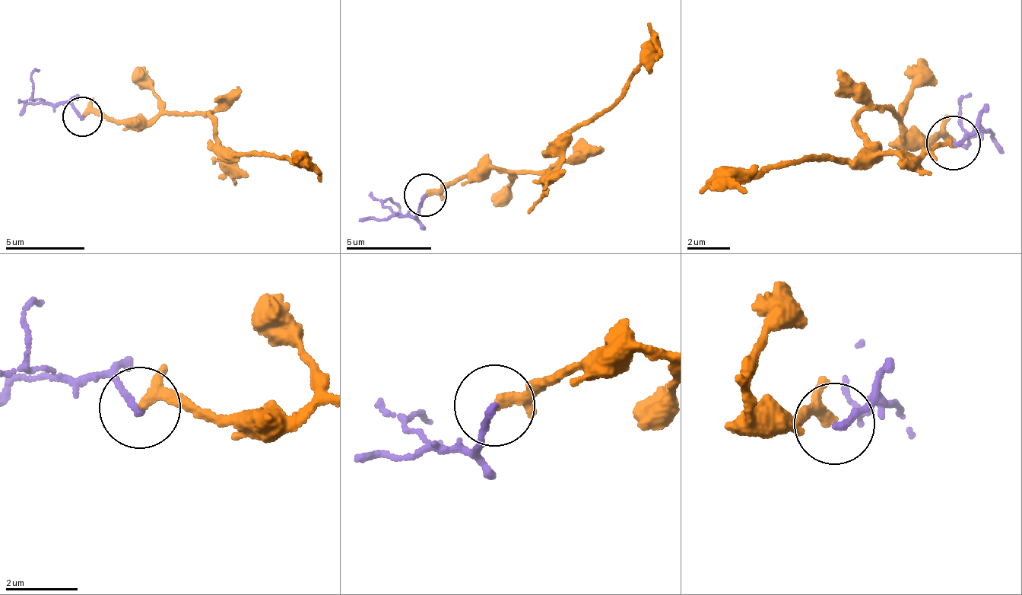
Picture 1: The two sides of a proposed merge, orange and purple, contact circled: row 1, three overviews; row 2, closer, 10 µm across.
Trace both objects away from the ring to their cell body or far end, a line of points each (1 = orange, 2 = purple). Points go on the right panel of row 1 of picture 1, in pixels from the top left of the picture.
1: (954, 143), (909, 135), (878, 103), (857, 115), (865, 147), (857, 156), (807, 158), (734, 179), (747, 192)
2: (954, 143), (979, 124), (982, 132), (969, 131), (960, 106), (970, 91)

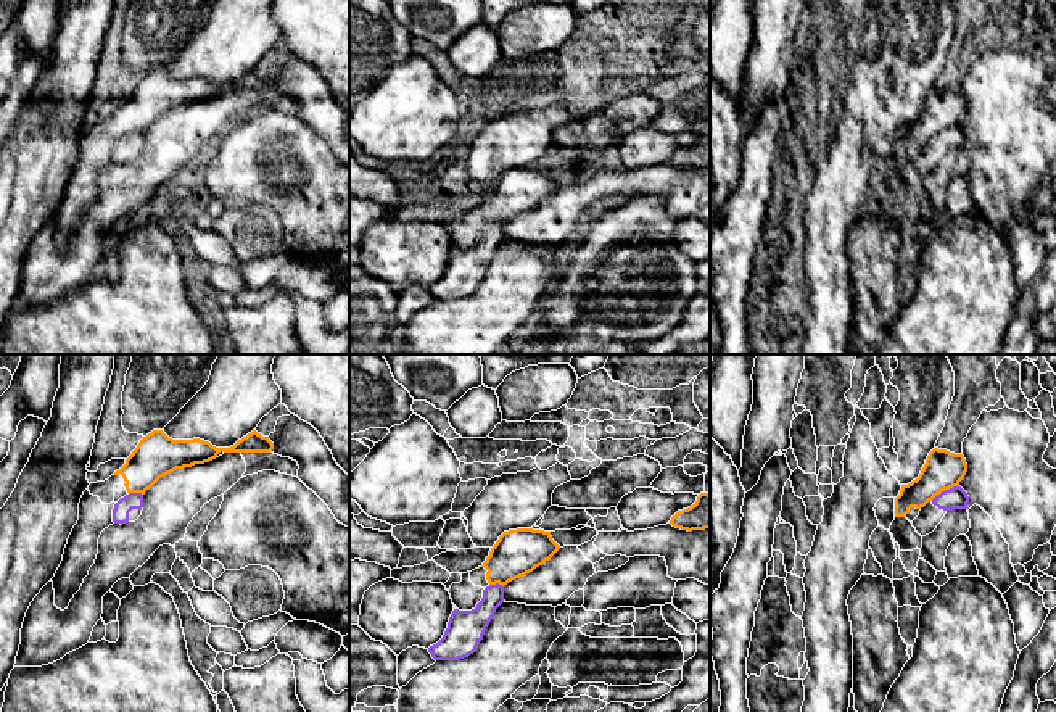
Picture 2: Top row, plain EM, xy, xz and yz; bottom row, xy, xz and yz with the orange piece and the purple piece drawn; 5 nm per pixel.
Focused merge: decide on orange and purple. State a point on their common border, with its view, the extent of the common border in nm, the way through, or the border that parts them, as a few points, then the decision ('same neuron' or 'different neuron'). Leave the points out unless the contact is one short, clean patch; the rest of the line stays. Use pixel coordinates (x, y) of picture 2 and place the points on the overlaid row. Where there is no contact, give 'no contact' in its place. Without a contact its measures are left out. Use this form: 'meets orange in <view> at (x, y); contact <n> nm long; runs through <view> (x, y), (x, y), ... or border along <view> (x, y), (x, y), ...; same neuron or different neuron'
meets orange in yz at (944, 490); contact 170 nm long; border along yz (958, 484), (942, 490), (931, 500); different neuron

